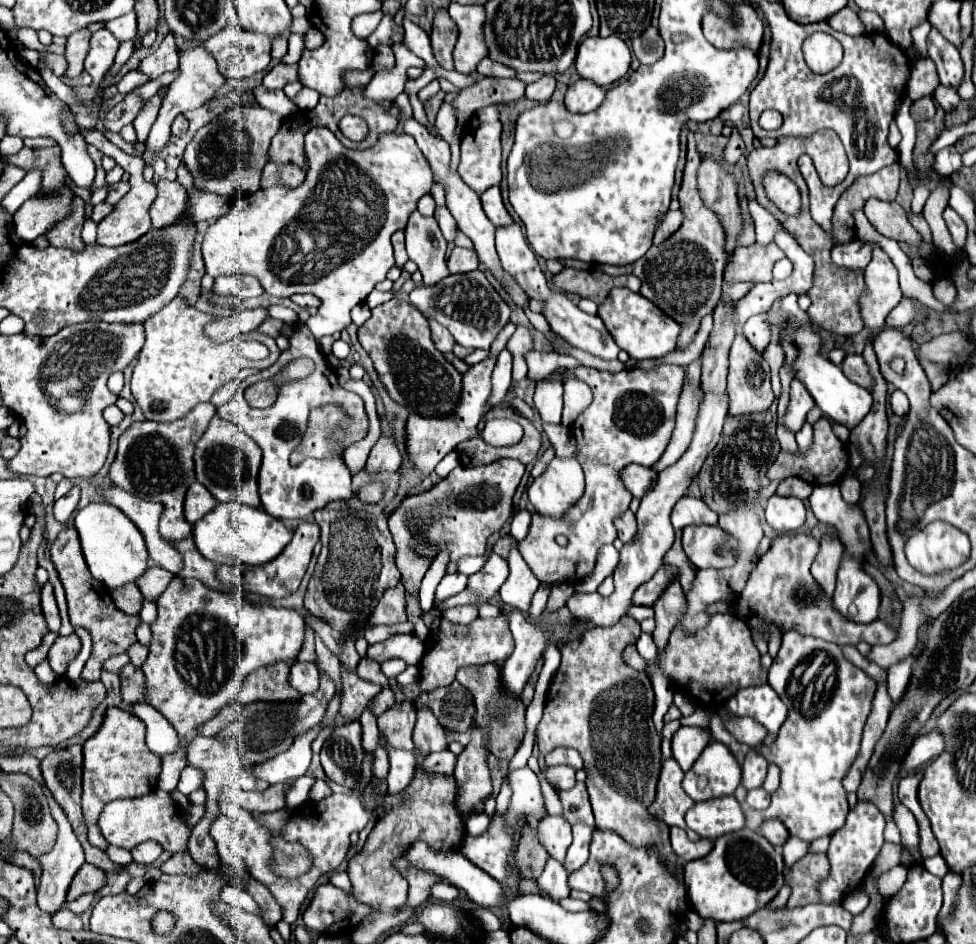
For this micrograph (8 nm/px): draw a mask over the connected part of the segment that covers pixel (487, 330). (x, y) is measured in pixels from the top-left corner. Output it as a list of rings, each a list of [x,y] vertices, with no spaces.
[[[471,271],[449,275],[433,287],[417,287],[411,291],[411,303],[429,319],[437,319],[445,325],[455,341],[467,349],[489,349],[499,331],[509,321],[509,307],[487,281],[485,273]]]

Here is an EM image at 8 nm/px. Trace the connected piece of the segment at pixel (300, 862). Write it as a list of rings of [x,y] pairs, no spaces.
[[[275,837],[275,863],[281,877],[299,877],[299,873],[307,873],[307,869],[311,869],[307,849],[303,849],[299,841],[287,843],[283,837]]]

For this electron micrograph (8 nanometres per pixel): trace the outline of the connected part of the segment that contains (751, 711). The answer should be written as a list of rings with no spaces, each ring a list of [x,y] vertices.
[[[769,685],[739,689],[739,693],[727,701],[727,711],[739,717],[753,717],[769,733],[777,733],[787,717],[785,703]]]

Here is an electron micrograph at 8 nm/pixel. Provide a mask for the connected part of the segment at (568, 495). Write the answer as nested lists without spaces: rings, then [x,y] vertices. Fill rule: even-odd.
[[[553,457],[547,469],[529,485],[531,505],[549,517],[563,517],[583,495],[585,481],[577,459]]]

